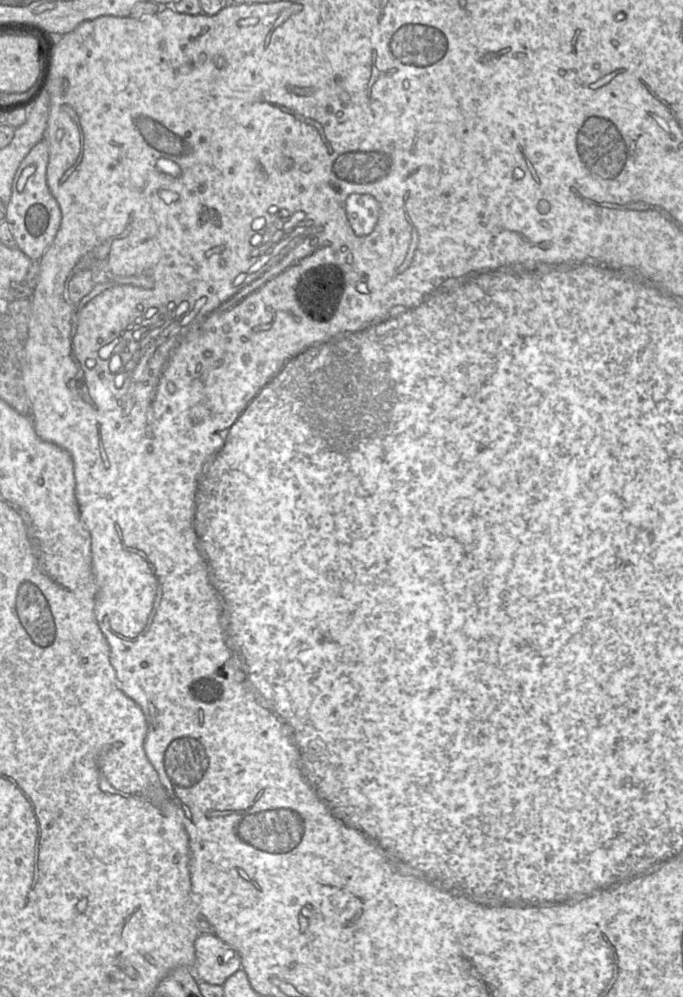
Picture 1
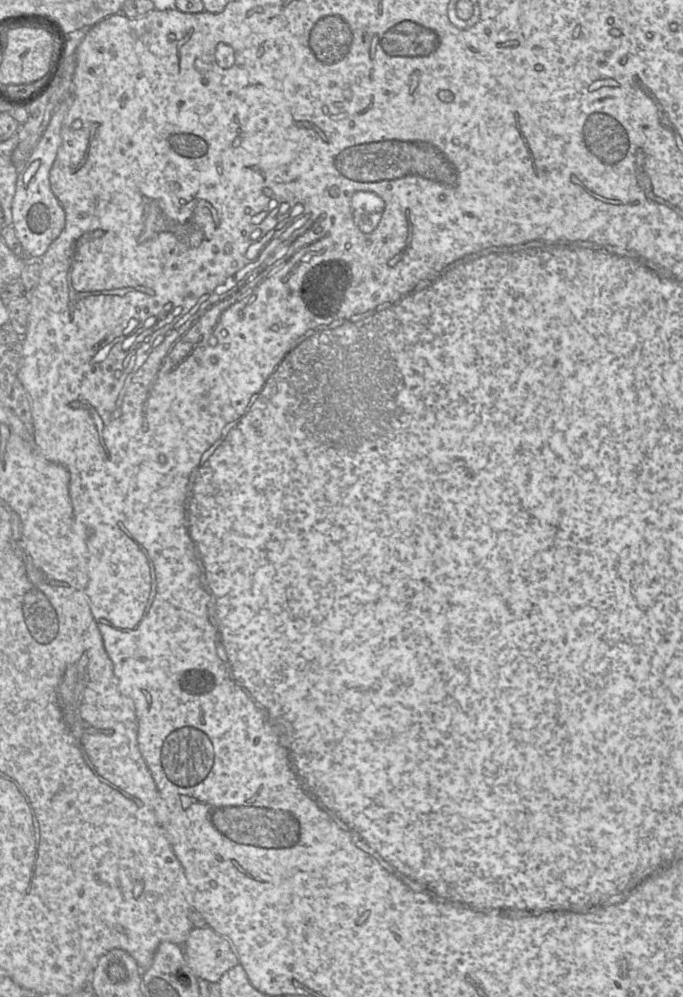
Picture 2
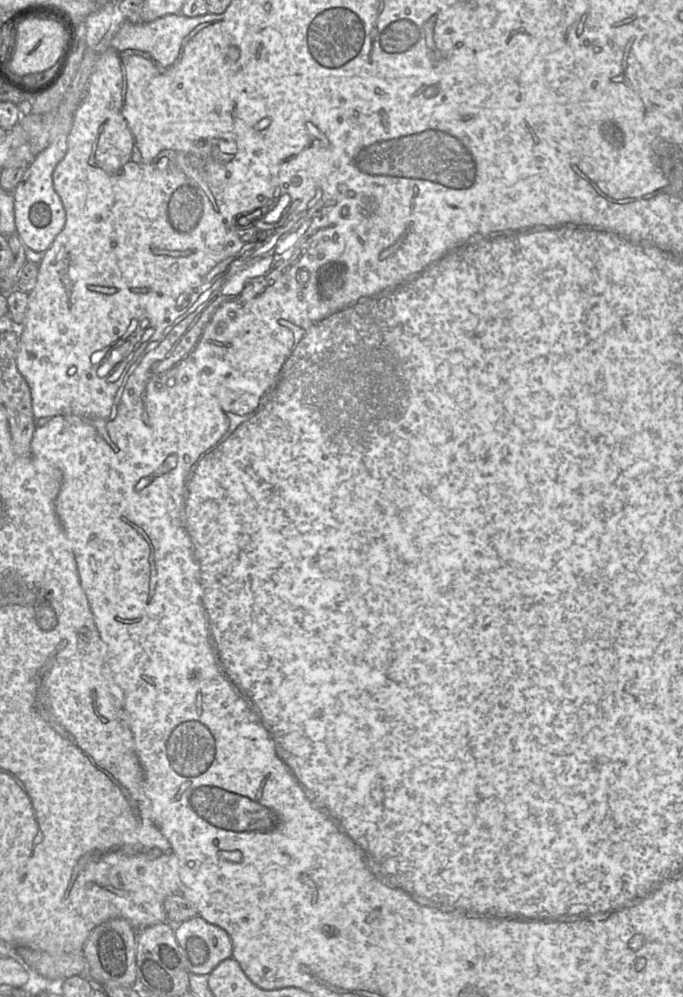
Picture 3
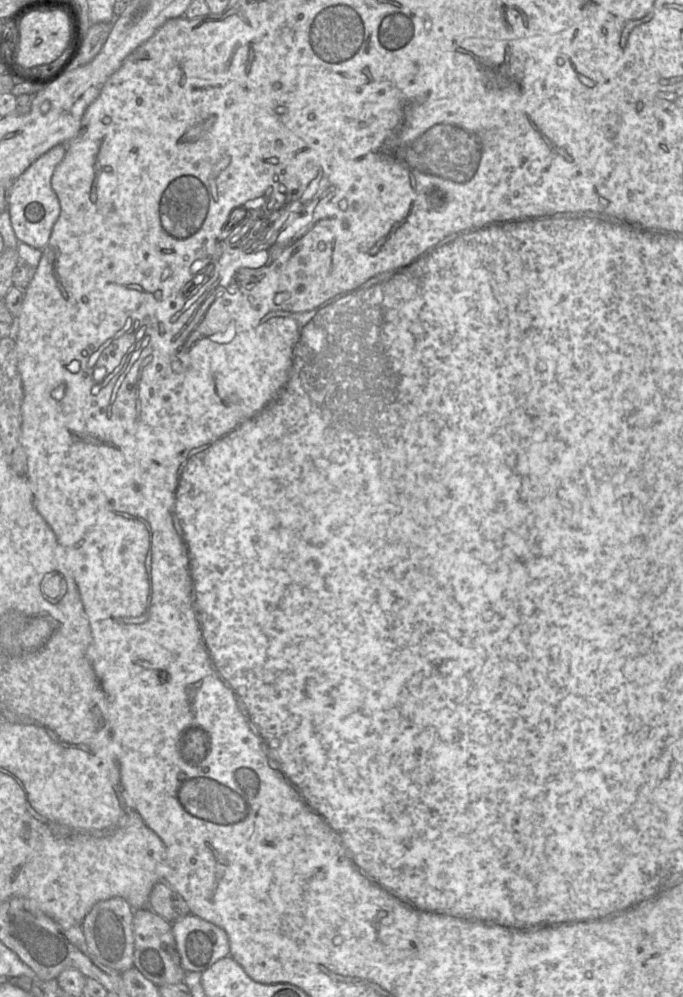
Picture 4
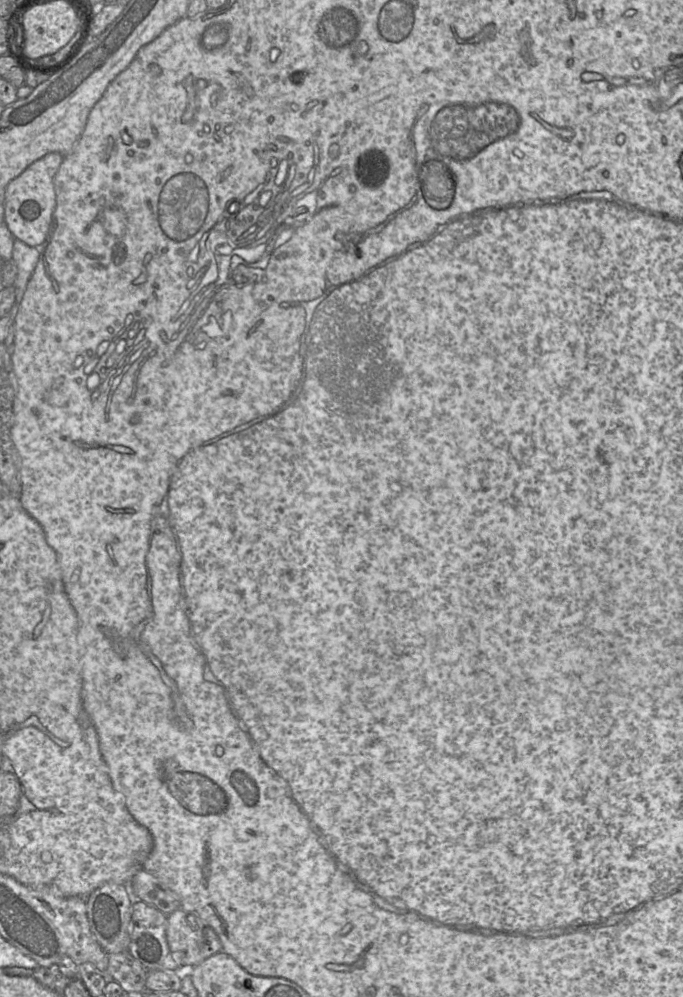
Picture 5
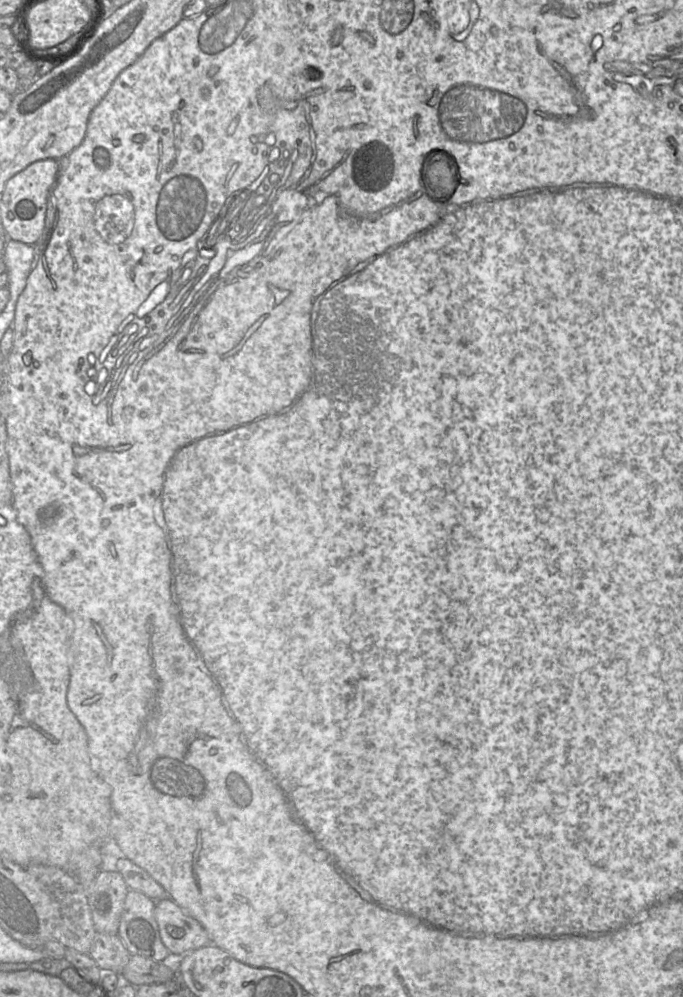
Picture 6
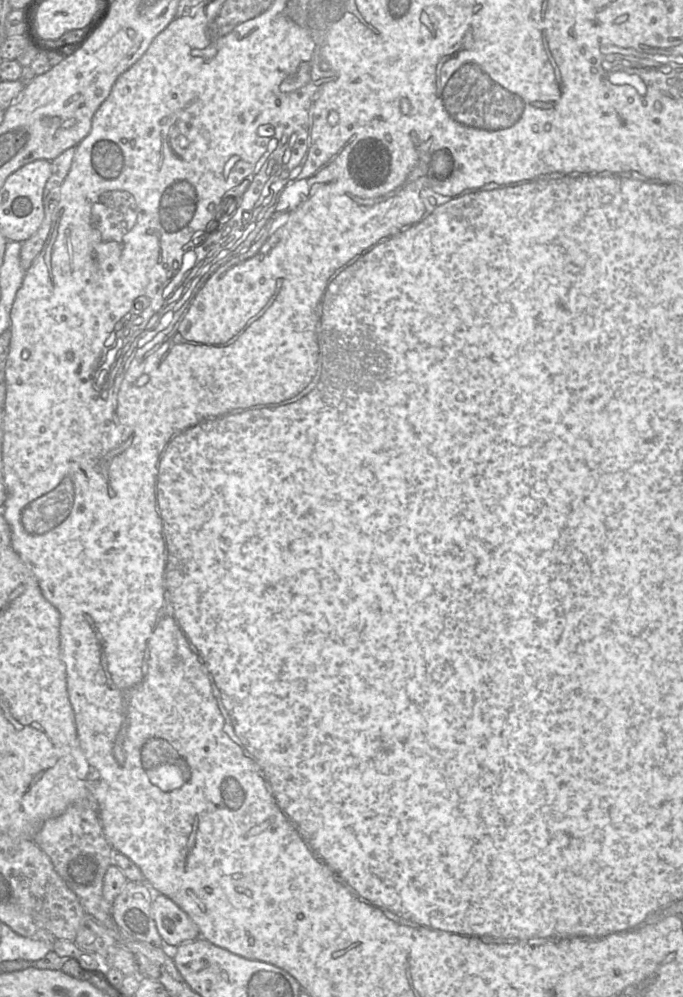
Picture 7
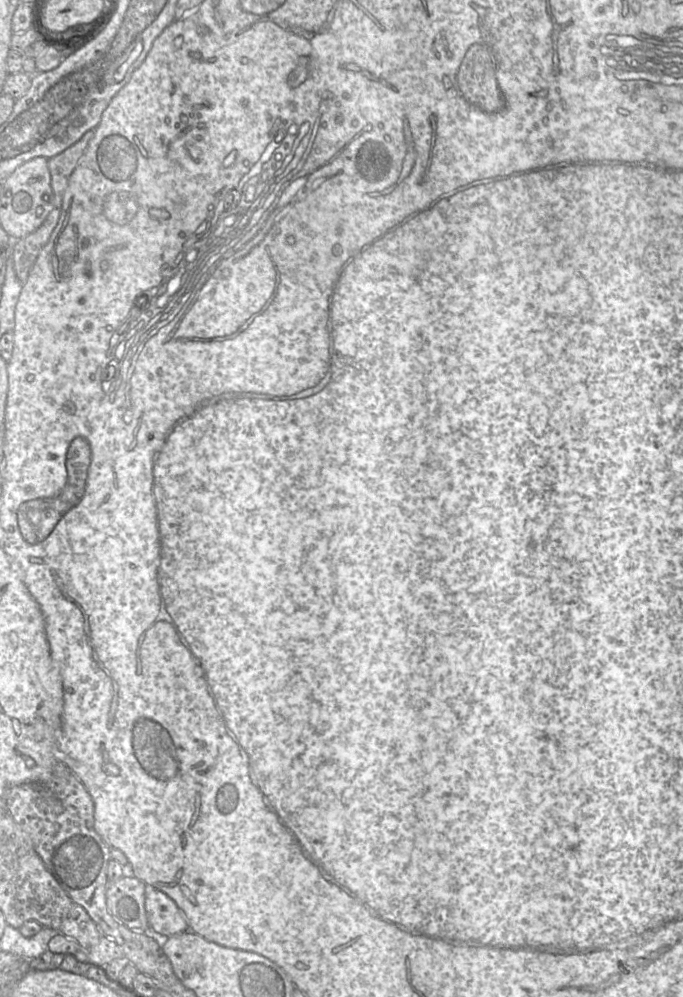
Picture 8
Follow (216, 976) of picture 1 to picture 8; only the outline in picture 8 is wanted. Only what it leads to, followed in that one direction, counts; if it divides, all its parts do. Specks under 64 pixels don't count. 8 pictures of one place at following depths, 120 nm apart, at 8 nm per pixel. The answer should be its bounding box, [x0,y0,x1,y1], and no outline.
[145,885,190,937]

